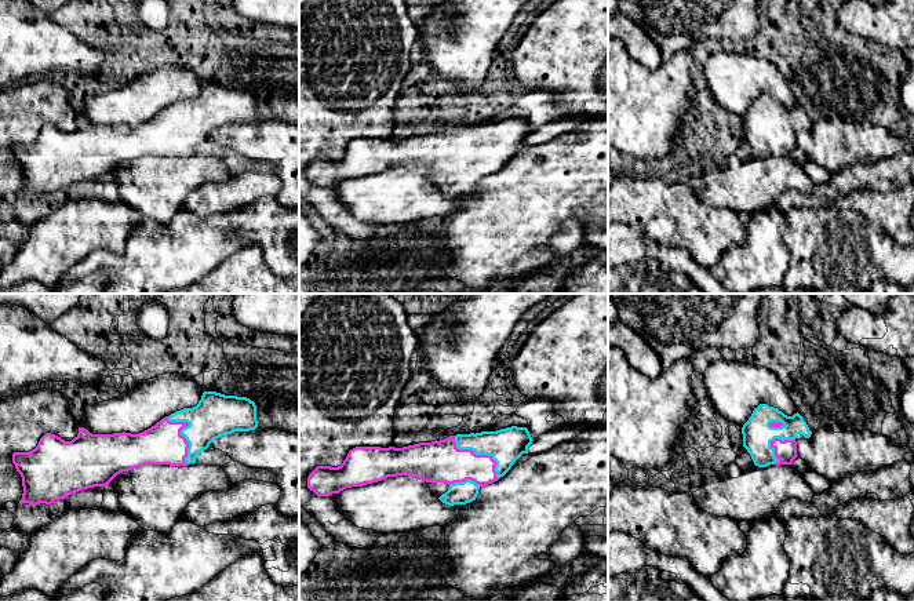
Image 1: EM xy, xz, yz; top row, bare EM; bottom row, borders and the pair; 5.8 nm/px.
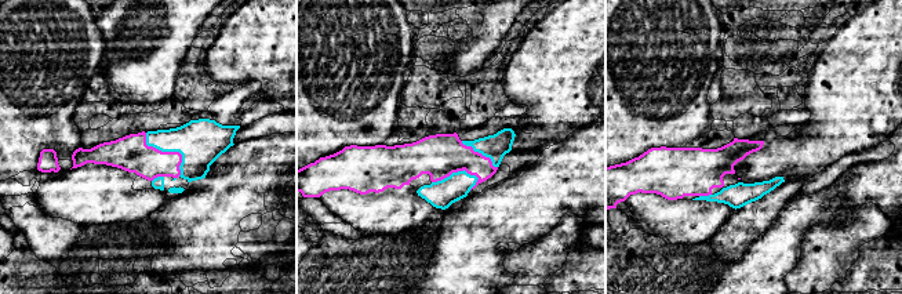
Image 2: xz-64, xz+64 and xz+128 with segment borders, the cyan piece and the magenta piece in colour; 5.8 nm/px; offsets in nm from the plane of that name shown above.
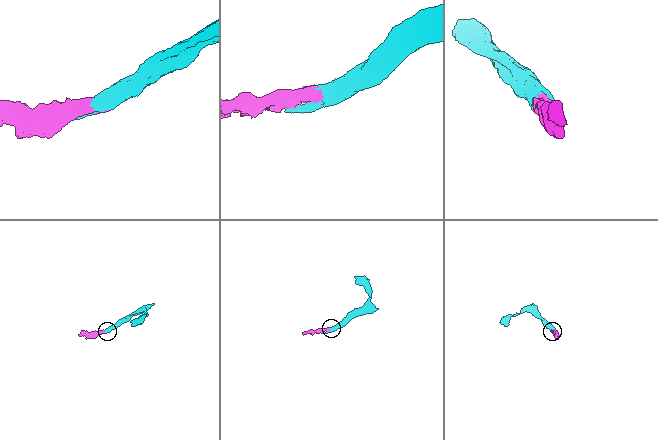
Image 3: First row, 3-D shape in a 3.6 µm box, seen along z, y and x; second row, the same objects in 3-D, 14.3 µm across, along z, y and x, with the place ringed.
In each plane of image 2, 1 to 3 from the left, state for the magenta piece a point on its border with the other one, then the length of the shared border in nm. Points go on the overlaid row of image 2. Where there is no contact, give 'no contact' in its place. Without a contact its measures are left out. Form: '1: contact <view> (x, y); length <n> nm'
1: contact xz-64 (168, 151); length 320 nm
2: contact xz+64 (455, 173); length 280 nm
3: contact xz+128 (705, 196); length 70 nm

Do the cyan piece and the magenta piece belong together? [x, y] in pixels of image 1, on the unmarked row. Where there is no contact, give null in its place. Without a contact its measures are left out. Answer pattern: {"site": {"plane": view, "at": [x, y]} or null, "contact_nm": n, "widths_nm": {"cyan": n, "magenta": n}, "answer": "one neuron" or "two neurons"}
{"site": {"plane": "xz", "at": [480, 145]}, "contact_nm": 360, "widths_nm": {"cyan": 200, "magenta": 240}, "answer": "one neuron"}

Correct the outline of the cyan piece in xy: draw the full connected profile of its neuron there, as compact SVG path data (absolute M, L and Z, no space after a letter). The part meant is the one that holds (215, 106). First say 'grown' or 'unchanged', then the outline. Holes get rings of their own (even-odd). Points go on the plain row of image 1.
grown; M204 83L199 95L163 109L150 120L138 124L92 125L79 119L72 132L45 124L37 138L29 143L14 143L12 154L22 168L23 185L19 194L51 196L74 183L106 178L120 164L145 156L186 157L196 154L197 146L210 135L234 123L258 119L256 96L247 88Z

